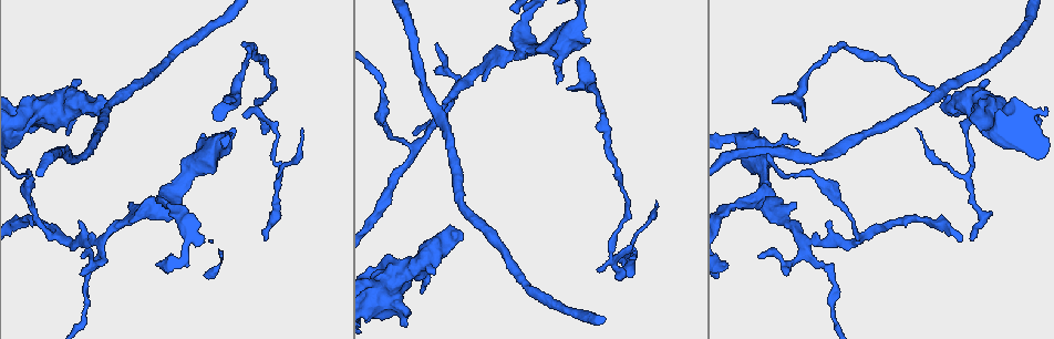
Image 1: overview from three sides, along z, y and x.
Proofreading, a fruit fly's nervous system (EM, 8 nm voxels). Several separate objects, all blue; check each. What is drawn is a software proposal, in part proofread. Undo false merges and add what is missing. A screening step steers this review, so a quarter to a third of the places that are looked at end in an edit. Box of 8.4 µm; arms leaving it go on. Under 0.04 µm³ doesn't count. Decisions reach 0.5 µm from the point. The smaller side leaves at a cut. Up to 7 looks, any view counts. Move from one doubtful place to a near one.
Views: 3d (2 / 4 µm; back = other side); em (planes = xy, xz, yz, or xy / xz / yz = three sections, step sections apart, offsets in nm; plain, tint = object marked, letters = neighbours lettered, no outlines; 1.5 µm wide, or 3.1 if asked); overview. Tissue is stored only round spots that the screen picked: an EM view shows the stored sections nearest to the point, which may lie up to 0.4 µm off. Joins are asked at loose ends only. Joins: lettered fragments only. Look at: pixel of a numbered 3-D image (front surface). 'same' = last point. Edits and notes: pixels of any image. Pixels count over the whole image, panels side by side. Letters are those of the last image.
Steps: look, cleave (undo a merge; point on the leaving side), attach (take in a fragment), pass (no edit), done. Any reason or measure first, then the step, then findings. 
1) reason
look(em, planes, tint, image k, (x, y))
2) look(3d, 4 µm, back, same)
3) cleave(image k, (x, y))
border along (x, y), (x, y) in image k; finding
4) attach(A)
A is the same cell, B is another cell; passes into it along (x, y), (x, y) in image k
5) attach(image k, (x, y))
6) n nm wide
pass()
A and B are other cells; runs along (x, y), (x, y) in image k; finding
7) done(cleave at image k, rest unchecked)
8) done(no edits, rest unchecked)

branch point
look(3d, 2 µm, image 1, (767, 192))

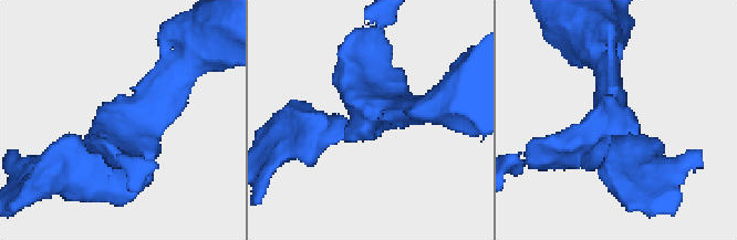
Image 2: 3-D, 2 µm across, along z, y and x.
look(em, yz, step 8, letters, image 2, (368, 115))

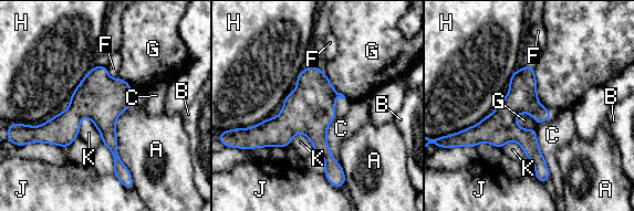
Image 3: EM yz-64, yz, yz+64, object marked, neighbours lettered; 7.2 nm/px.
220 nm wide
pass()
A, B, C, F, G, H, J and K are other cells; runs along (526, 69), (511, 127), (541, 170) in image 3; one cell here

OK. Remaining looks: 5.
thick end
look(3d, 2 µm, image 1, (78, 81))

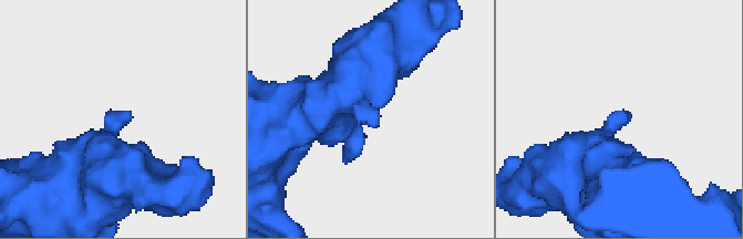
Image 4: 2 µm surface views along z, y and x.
look(em, yz, step 8, letters, image 4, (378, 125))

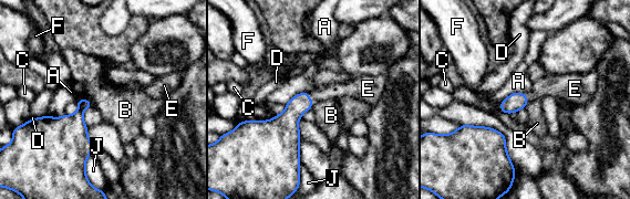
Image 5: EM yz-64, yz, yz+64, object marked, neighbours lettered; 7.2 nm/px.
attach(image 5, (329, 91))
E is the same cell, A, B, C, D, F and J are other cells; passes into it along (286, 124), (309, 98), (329, 91) in image 5; it goes on there

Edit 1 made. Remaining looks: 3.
redraw
look(overview)

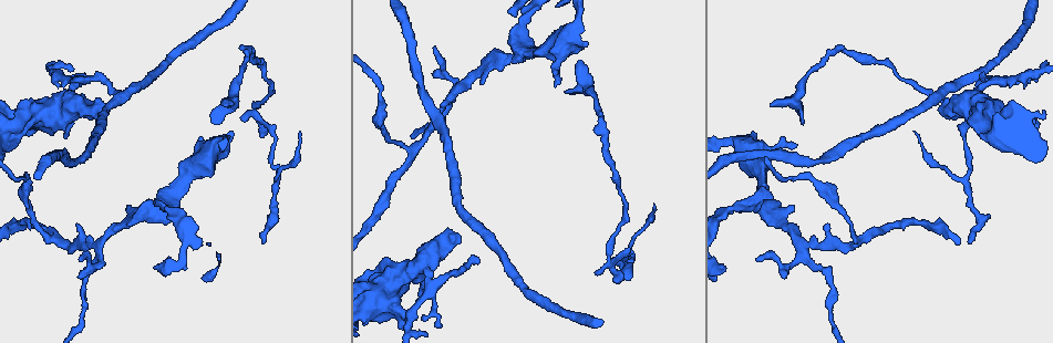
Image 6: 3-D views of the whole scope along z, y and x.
free end
look(em, yz, step 4, tint, image 6, (770, 103))

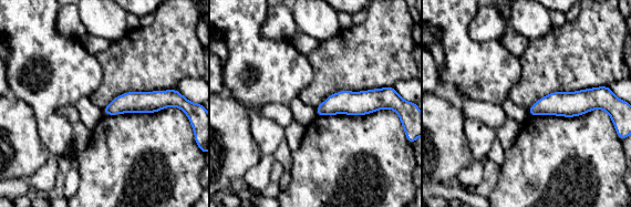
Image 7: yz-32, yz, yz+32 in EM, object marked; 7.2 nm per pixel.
look(em, planes, letters, same)

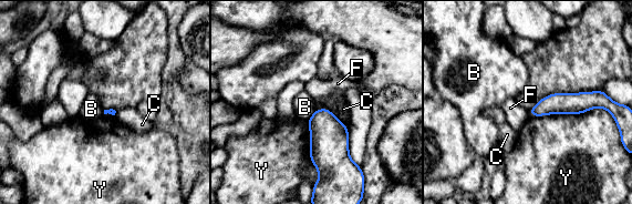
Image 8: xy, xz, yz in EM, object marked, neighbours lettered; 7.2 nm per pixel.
pass()
B, C, F and Y are other cells; border along (316, 110), (307, 120) in image 8; no lettered fragment goes on from it

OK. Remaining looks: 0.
done(attach at image 5, rest unchecked)

